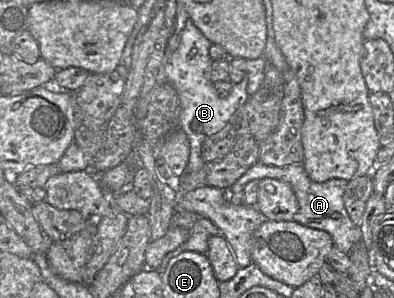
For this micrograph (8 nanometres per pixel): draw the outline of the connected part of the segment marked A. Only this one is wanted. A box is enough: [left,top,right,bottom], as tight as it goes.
[231,162,361,255]

